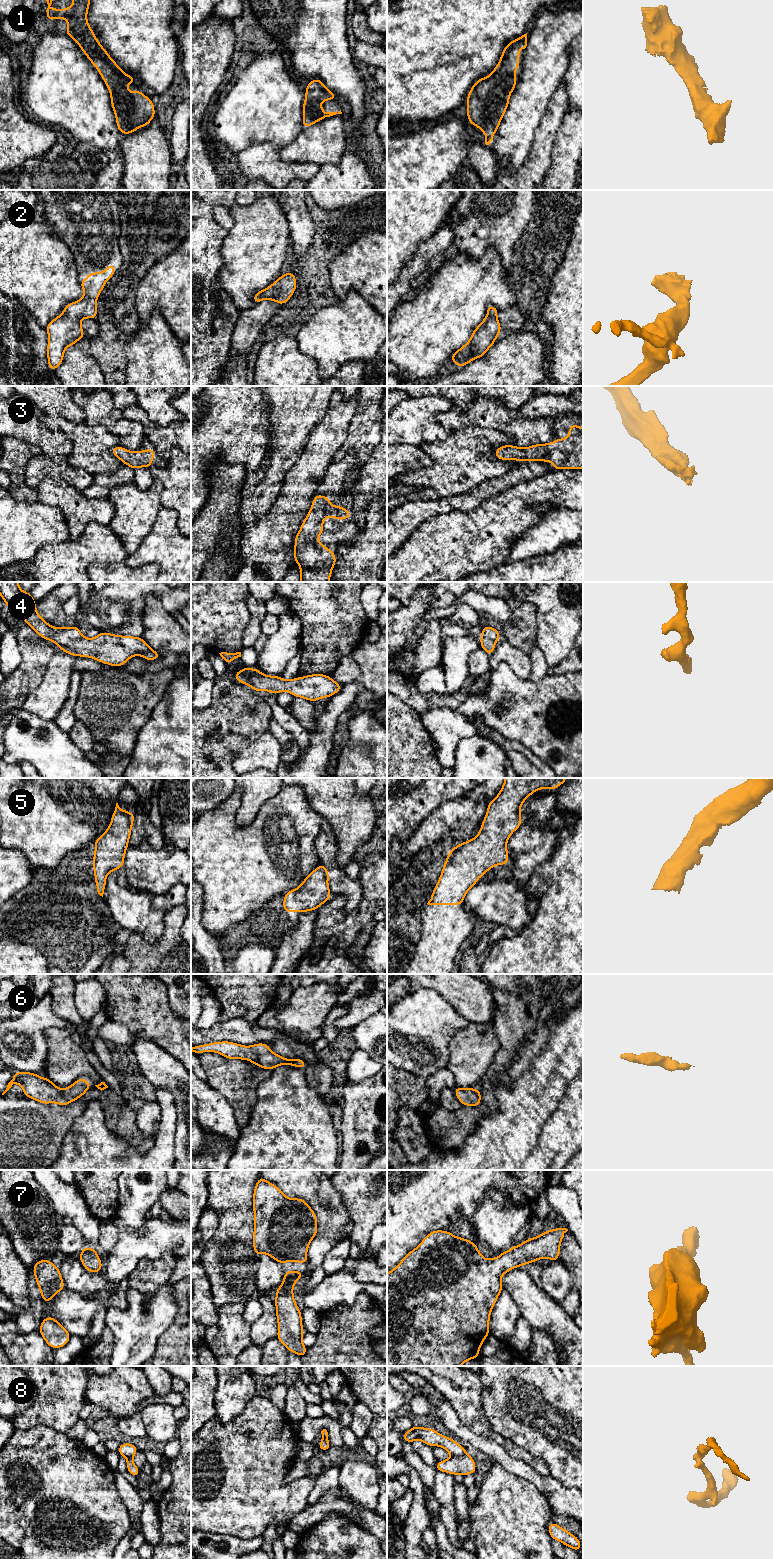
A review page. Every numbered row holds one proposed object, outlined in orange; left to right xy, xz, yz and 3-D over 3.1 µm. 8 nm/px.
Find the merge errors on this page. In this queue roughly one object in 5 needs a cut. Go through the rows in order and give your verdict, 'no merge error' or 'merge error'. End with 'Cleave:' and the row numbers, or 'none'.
1: no merge error
2: no merge error
3: no merge error
4: no merge error
5: no merge error
6: no merge error
7: no merge error
8: merge error
Cleave: 8

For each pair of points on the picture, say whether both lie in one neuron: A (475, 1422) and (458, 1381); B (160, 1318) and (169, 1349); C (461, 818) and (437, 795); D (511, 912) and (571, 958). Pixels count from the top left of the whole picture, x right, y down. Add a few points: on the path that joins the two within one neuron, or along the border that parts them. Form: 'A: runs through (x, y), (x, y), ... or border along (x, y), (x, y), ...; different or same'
A: runs through (470, 1412), (463, 1391); same
B: border along (177, 1312), (172, 1323), (158, 1338), (153, 1353); different
C: border along (467, 793), (445, 801), (426, 816); different
D: border along (537, 903), (536, 910), (521, 930); different

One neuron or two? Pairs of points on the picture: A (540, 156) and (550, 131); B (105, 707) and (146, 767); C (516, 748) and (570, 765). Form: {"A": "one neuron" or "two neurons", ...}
{"A": "one neuron", "B": "two neurons", "C": "two neurons"}

